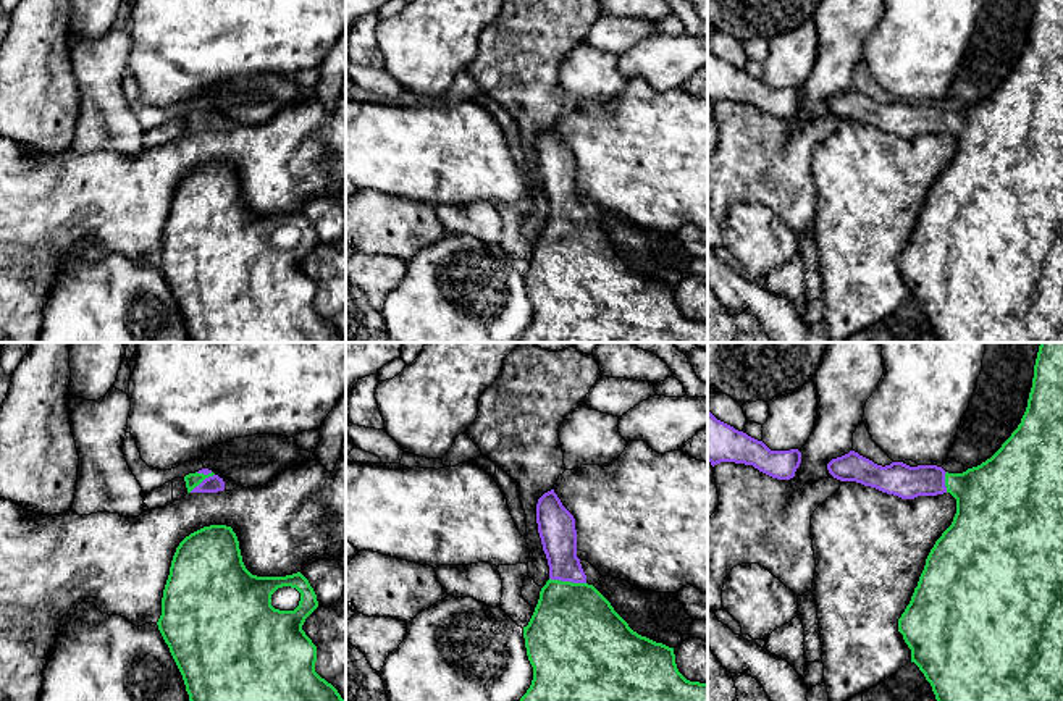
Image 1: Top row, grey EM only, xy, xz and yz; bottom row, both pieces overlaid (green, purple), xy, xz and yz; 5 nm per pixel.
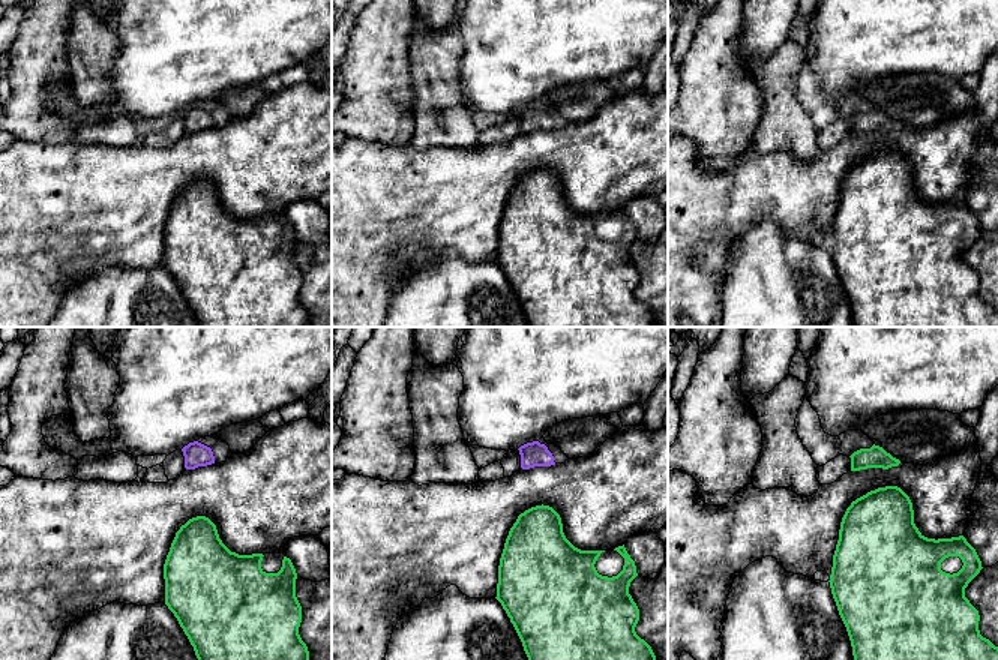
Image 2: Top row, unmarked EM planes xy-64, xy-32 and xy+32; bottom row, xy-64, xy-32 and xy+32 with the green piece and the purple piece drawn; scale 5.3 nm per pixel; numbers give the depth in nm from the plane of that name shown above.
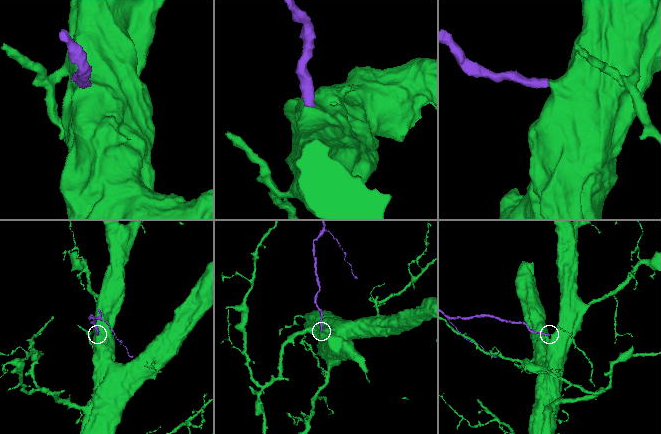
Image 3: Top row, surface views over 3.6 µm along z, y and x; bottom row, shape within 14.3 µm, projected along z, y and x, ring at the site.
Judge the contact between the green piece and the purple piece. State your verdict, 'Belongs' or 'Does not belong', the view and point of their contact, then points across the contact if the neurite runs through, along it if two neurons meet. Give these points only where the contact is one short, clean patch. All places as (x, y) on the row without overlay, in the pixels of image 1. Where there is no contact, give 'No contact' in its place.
Belongs. Touches green at xy (201, 120). Path across: xy (193, 118), (201, 120), (214, 121)

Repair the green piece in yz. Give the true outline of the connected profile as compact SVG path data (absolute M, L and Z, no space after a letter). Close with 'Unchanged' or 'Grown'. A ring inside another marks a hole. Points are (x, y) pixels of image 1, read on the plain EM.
M1036 0L1026 50L1018 66L985 100L963 111L948 111L937 103L910 105L903 100L877 103L855 89L832 97L829 111L840 120L856 120L901 137L950 131L956 137L952 163L931 187L910 242L898 257L898 270L914 300L931 321L939 342L1063 342L1063 0Z. Grown

